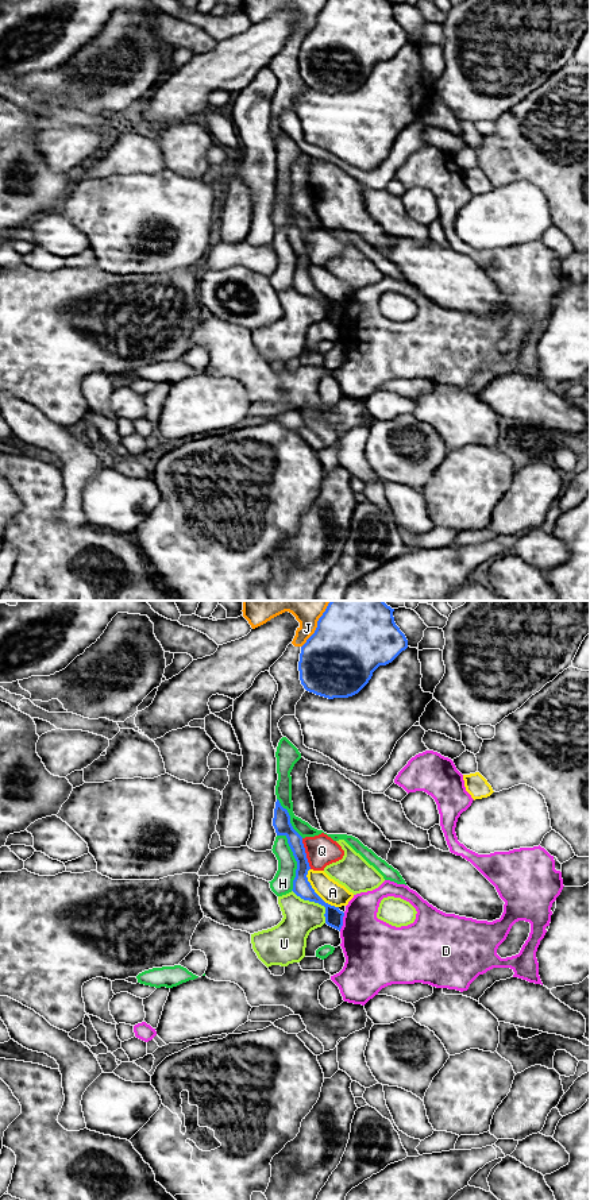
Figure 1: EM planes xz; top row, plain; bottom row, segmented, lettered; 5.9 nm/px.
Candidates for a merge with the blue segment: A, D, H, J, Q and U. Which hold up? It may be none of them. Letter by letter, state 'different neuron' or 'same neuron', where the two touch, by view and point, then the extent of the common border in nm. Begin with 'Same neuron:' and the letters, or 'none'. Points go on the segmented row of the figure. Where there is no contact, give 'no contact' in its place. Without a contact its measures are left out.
Same neuron: none
A: different neuron | xz (313, 891) | 300 nm
D: different neuron | xz (342, 922) | 120 nm
H: different neuron | xz (296, 860) | 340 nm
J: different neuron | xz (317, 624) | 340 nm
Q: different neuron | xz (305, 853) | 190 nm
U: different neuron | xz (316, 902) | 280 nm

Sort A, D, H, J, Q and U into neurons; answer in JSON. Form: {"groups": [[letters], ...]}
{"groups": [["A"], ["D"], ["H"], ["J"], ["Q"], ["U"]]}

